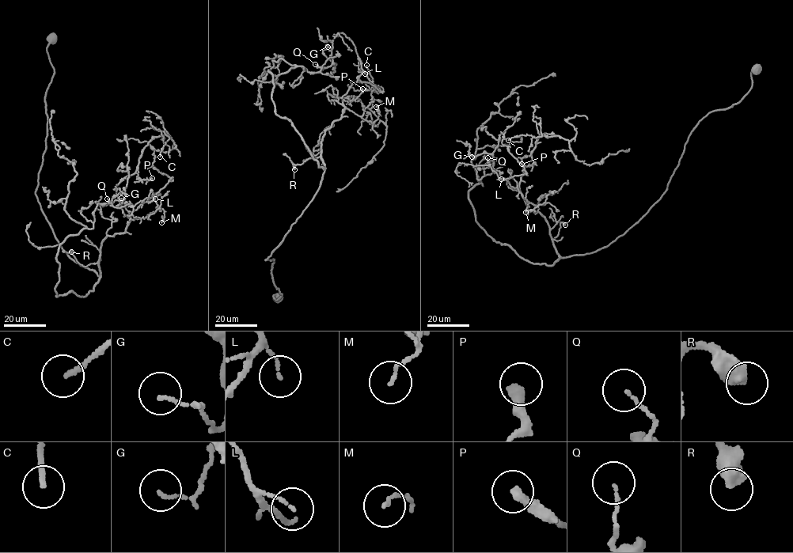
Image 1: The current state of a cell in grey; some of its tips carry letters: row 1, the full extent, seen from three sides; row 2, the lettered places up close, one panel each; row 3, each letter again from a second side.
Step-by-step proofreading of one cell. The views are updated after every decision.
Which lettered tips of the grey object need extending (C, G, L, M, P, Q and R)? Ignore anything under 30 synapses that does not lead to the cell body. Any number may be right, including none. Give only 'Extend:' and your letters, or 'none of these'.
Extend: none of these

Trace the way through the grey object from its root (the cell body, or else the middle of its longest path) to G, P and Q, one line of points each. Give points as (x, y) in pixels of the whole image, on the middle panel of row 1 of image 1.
G: (276, 298), (274, 259), (265, 259), (324, 170), (275, 113), (268, 70), (318, 72), (332, 63), (328, 47)
P: (276, 298), (274, 259), (265, 259), (320, 185), (322, 138), (344, 108), (327, 95), (350, 101), (362, 89)
Q: (276, 298), (274, 259), (265, 259), (324, 170), (275, 113), (268, 70), (318, 73), (315, 64)

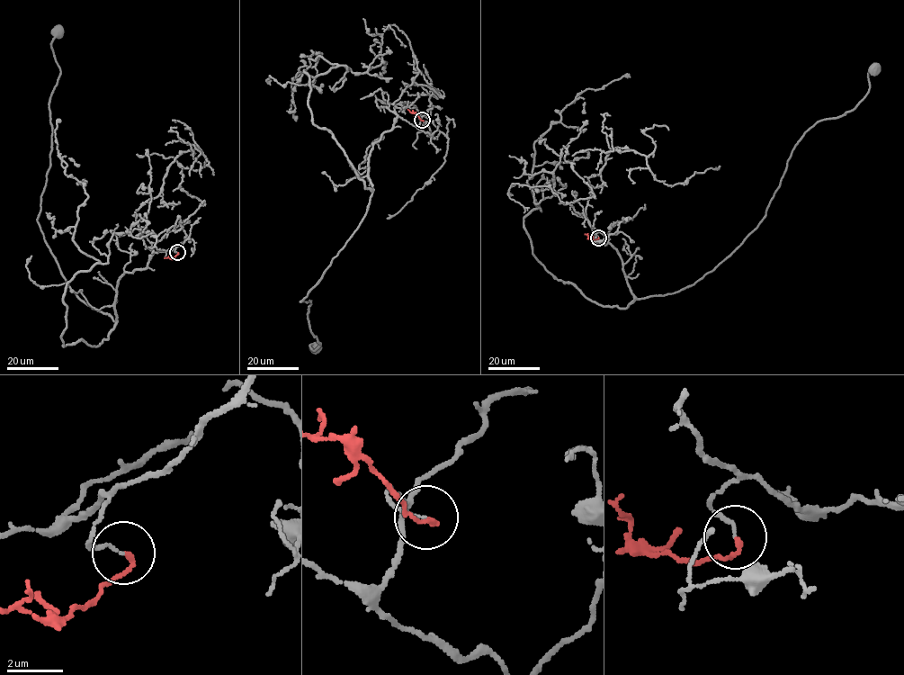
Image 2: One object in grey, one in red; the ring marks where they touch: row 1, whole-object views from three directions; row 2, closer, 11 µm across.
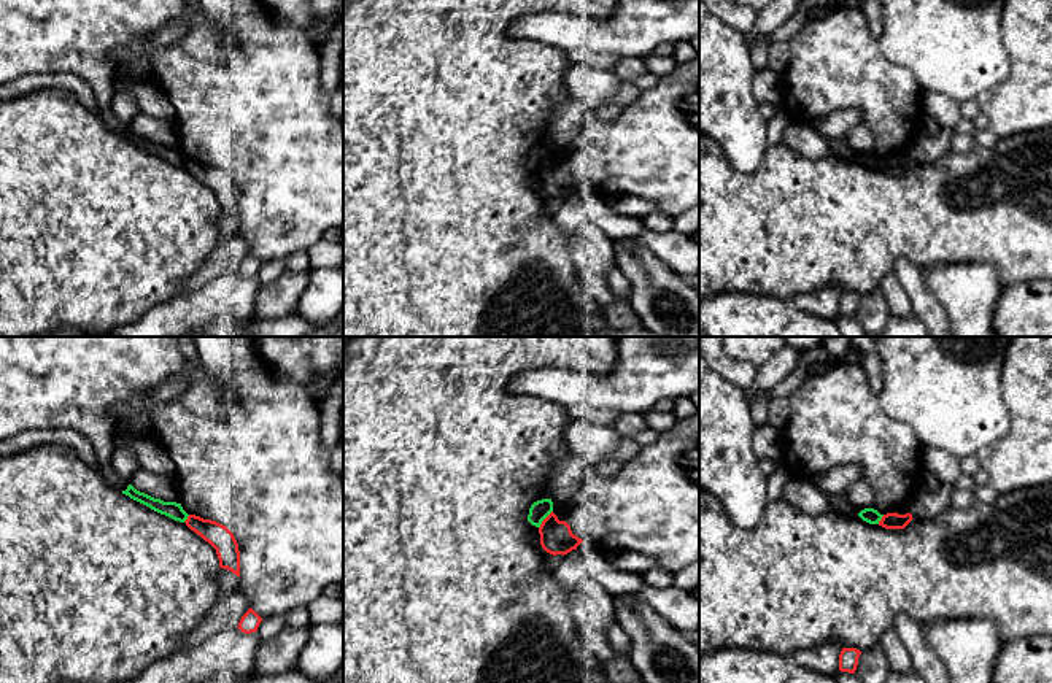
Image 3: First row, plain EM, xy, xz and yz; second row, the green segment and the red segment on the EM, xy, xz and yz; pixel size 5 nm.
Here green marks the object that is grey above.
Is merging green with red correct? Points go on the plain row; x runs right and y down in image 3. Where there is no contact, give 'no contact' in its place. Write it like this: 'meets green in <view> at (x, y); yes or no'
meets green in xz at (544, 162); no

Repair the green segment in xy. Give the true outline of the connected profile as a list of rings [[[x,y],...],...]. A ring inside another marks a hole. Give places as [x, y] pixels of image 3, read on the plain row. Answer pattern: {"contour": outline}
{"contour": [[[132,129],[127,130],[122,138],[129,140],[130,143],[149,151],[151,154],[165,159],[175,165],[184,167],[188,164],[188,157],[183,154],[181,148],[176,146],[164,146],[161,143],[154,143],[145,137],[137,135]]]}

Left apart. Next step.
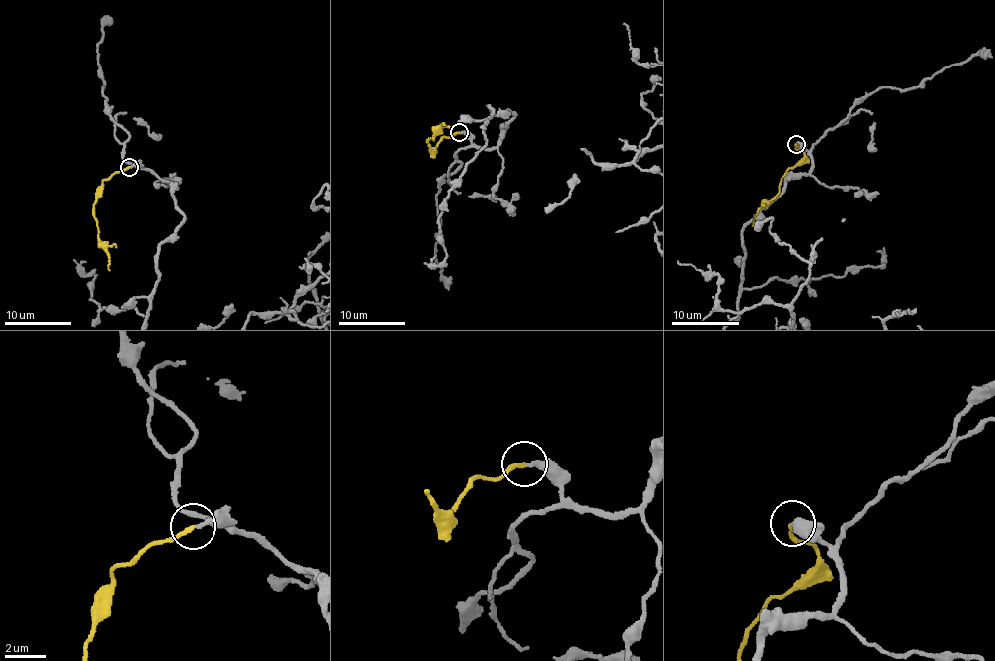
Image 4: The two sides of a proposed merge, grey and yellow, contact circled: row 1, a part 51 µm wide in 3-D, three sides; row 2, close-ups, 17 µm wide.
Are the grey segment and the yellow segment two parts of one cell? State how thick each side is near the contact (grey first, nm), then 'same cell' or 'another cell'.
260 nm thick on the grey side, 220 nm on the other; same cell

